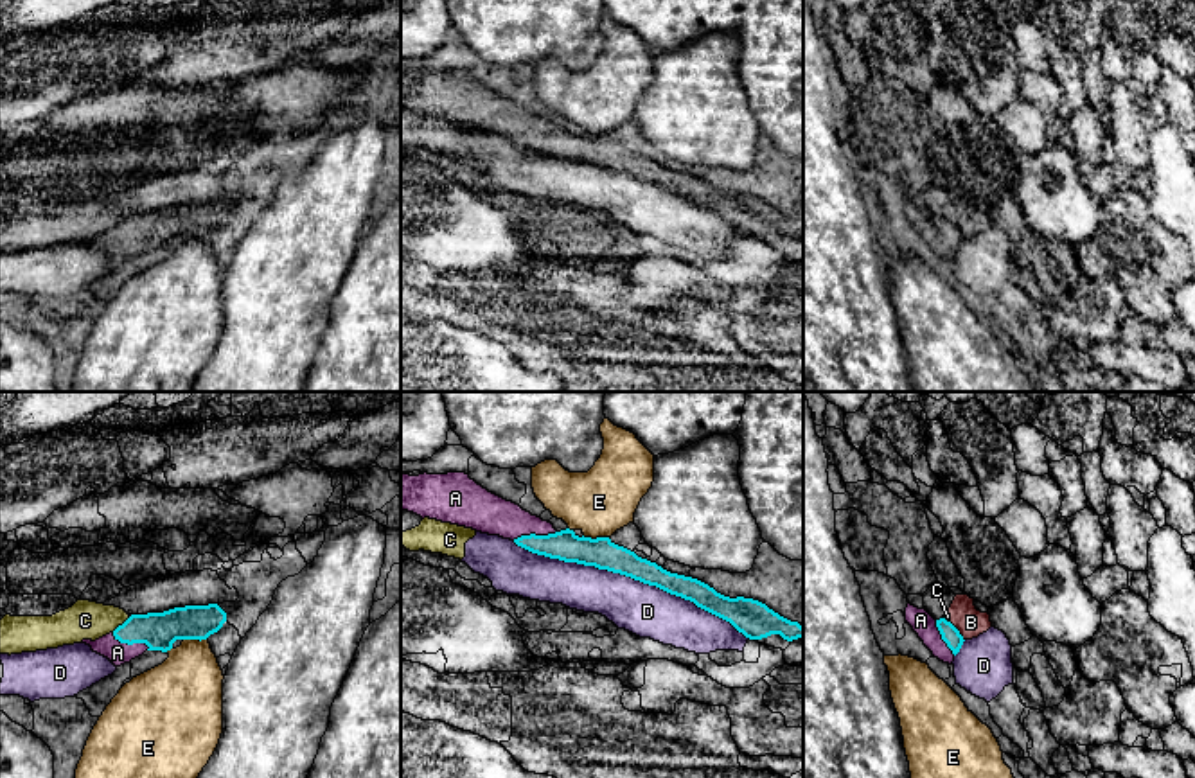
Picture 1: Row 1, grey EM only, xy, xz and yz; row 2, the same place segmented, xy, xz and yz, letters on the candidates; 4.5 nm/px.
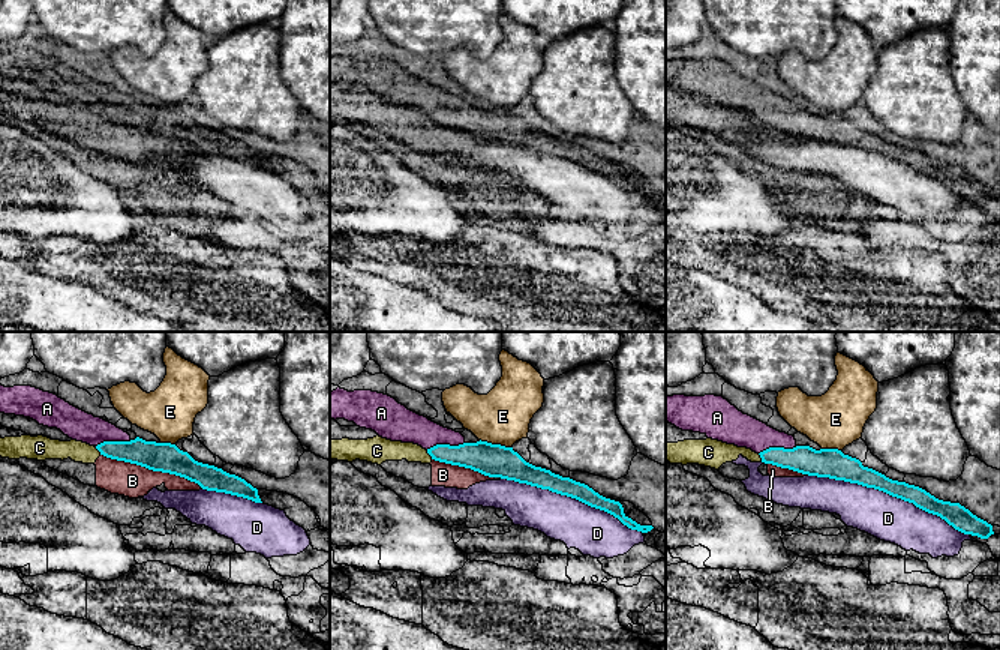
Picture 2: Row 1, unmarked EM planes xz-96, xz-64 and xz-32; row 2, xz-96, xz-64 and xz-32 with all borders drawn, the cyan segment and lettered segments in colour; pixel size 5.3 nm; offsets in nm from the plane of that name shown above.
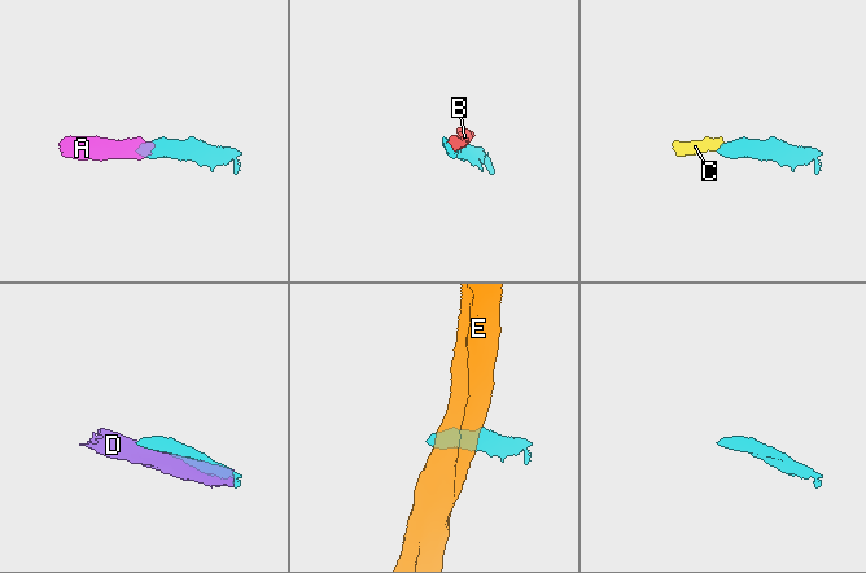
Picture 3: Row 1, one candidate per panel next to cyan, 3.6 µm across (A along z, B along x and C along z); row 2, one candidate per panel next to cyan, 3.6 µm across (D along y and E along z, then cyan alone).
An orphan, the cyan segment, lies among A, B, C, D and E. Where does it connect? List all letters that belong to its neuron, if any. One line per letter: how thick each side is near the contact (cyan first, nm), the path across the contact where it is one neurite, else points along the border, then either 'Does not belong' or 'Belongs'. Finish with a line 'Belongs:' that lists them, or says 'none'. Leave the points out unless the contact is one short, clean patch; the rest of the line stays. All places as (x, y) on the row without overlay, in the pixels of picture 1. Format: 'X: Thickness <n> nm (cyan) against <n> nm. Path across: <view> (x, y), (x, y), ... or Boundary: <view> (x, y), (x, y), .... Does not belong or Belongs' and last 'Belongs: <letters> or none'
A: Thickness 140 nm (cyan) against 180 nm. Path across: xz (565, 142), (554, 142), (534, 132), (486, 110). Belongs
B: Thickness 80 nm (cyan) against 130 nm. Does not belong
C: Thickness 170 nm (cyan) against 180 nm. Boundary: xy (130, 214), (112, 229). Does not belong
D: Thickness 140 nm (cyan) against 240 nm. Does not belong
E: Thickness 140 nm (cyan) against 300 nm. Boundary: xz (583, 133), (608, 135). Does not belong
Belongs: A

